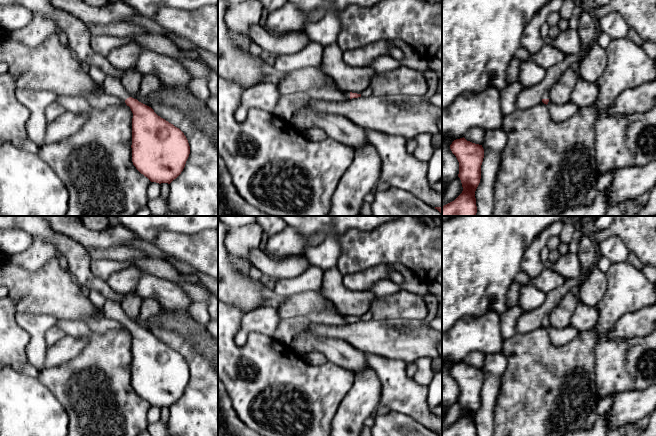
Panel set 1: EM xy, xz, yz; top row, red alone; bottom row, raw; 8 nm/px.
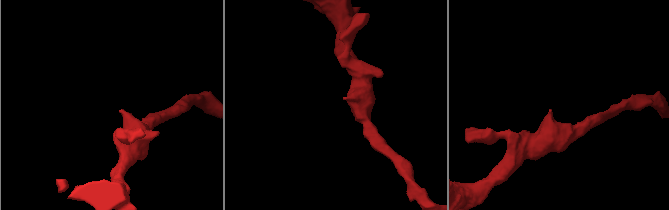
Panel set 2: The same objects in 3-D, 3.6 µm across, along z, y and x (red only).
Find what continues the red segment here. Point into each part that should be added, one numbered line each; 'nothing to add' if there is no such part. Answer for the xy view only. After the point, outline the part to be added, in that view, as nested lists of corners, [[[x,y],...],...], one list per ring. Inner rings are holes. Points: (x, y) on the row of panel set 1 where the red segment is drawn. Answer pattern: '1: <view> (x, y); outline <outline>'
1: xy (112, 85); outline [[[107,75],[103,82],[103,88],[110,94],[114,94],[123,101],[130,97],[127,91],[122,86],[122,83],[119,79],[116,79],[112,76]]]

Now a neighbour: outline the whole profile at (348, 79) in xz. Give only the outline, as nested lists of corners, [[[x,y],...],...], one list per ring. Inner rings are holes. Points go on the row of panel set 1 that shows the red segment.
[[[331,45],[322,49],[322,70],[330,76],[342,92],[361,94],[370,86],[376,72],[369,66],[350,67],[343,62],[343,51],[337,45]]]

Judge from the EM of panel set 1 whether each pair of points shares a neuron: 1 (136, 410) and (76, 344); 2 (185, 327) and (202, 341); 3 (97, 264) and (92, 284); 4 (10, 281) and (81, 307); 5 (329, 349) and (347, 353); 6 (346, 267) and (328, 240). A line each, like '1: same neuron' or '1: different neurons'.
1: different neurons
2: same neuron
3: different neurons
4: same neuron
5: same neuron
6: different neurons

